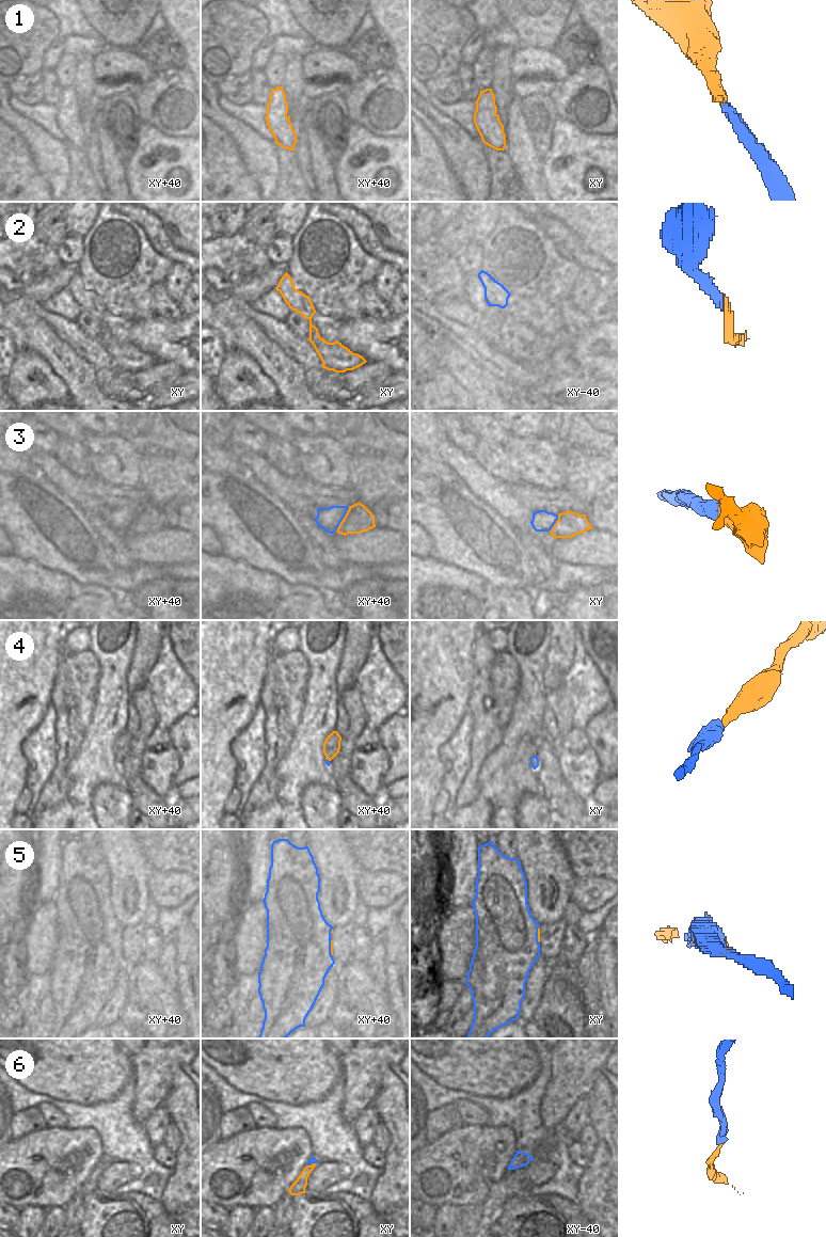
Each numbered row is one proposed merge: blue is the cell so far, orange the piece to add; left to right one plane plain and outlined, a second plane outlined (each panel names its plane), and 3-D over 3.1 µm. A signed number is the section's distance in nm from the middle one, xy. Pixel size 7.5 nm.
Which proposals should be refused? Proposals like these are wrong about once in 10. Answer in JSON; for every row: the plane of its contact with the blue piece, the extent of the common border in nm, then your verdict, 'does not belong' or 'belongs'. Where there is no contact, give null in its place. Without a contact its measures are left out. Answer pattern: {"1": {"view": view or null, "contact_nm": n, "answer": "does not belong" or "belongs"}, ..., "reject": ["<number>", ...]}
{"1": {"view": "xy+40", "contact_nm": 40, "answer": "belongs"}, "2": {"view": null, "answer": "belongs"}, "3": {"view": "xy+40", "contact_nm": 220, "answer": "belongs"}, "4": {"view": "xy+40", "contact_nm": 30, "answer": "belongs"}, "5": {"view": "xy+40", "contact_nm": 120, "answer": "belongs"}, "6": {"view": "xy", "contact_nm": 70, "answer": "belongs"}, "reject": []}

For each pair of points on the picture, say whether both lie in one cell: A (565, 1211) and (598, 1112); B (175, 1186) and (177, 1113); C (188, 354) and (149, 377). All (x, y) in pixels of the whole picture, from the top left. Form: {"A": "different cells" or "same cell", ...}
{"A": "different cells", "B": "same cell", "C": "different cells"}

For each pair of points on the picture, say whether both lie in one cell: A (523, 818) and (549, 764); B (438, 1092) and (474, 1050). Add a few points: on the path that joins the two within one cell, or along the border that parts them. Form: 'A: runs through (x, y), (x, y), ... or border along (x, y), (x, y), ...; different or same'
A: runs through (536, 805), (549, 789), (549, 777); same
B: border along (423, 1072), (447, 1088), (463, 1090), (467, 1093); different

